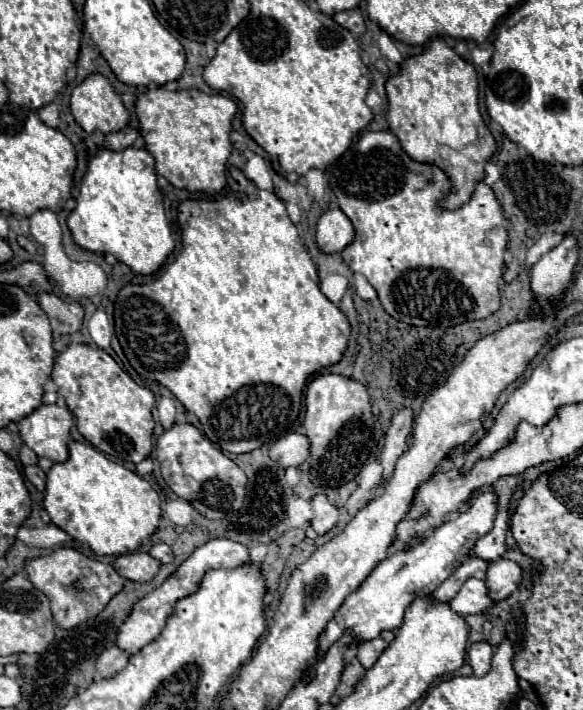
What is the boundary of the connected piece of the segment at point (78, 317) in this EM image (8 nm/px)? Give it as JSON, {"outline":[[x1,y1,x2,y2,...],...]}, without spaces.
{"outline":[[38,294,36,302,48,314,54,338,64,336,64,334,74,334,82,326,84,310,78,302,58,300,54,294]]}

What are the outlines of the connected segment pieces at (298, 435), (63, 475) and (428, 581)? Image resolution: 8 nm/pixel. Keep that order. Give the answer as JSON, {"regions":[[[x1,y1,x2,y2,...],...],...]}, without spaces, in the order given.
{"regions":[[[290,432,270,448,270,456,278,464,284,464,284,468,300,466,310,458,310,440,302,432]],[[70,442,68,450,70,450,68,460,54,464,46,474,44,510,48,512,50,520,58,528,62,528,66,534,70,534,74,540,78,540,80,544,88,544,88,548,96,556,134,552,144,538,154,534,160,522,160,498,156,490,146,480,142,480,138,474,130,472,118,462,108,460,102,452,98,452,90,444]],[[492,488,480,490,466,510,456,514,456,518,444,522,438,530,434,530,432,536,428,536,420,544,408,550,400,542,392,544,386,560,382,560,372,570,366,582,344,600,336,616,328,622,328,628,320,638,320,652,328,650,342,636,344,630,352,630,354,640,362,642,378,638,382,630,400,628,400,624,404,622,406,608,416,598,430,596,468,558,468,552,474,546,474,542,492,530,496,512,498,512,496,490]]]}

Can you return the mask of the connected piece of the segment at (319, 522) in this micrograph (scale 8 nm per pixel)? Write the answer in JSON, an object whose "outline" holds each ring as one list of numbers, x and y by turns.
{"outline":[[316,494,312,498,312,508,314,508,312,528,318,534,326,534,330,528,336,526,336,522,338,522,338,508,328,500,326,494]]}

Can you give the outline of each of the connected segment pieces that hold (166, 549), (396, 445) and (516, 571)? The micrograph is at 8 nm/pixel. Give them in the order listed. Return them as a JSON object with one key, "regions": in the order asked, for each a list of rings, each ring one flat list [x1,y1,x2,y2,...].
{"regions":[[[164,542,154,544,154,546,150,548,150,554,152,554,154,558,158,558,162,564,172,562,172,550,170,550,170,546,168,546,168,544,164,544]],[[402,406,390,420,388,432,386,432,386,444,382,450,382,466,384,466,384,482,390,480,394,464,406,450,408,436,412,434,412,424,414,424,414,412,408,406]],[[506,558,490,562,486,570,486,578,484,578,488,596,492,602,500,602,508,598,518,588,520,580,522,580,522,570,518,568,516,562]]]}

